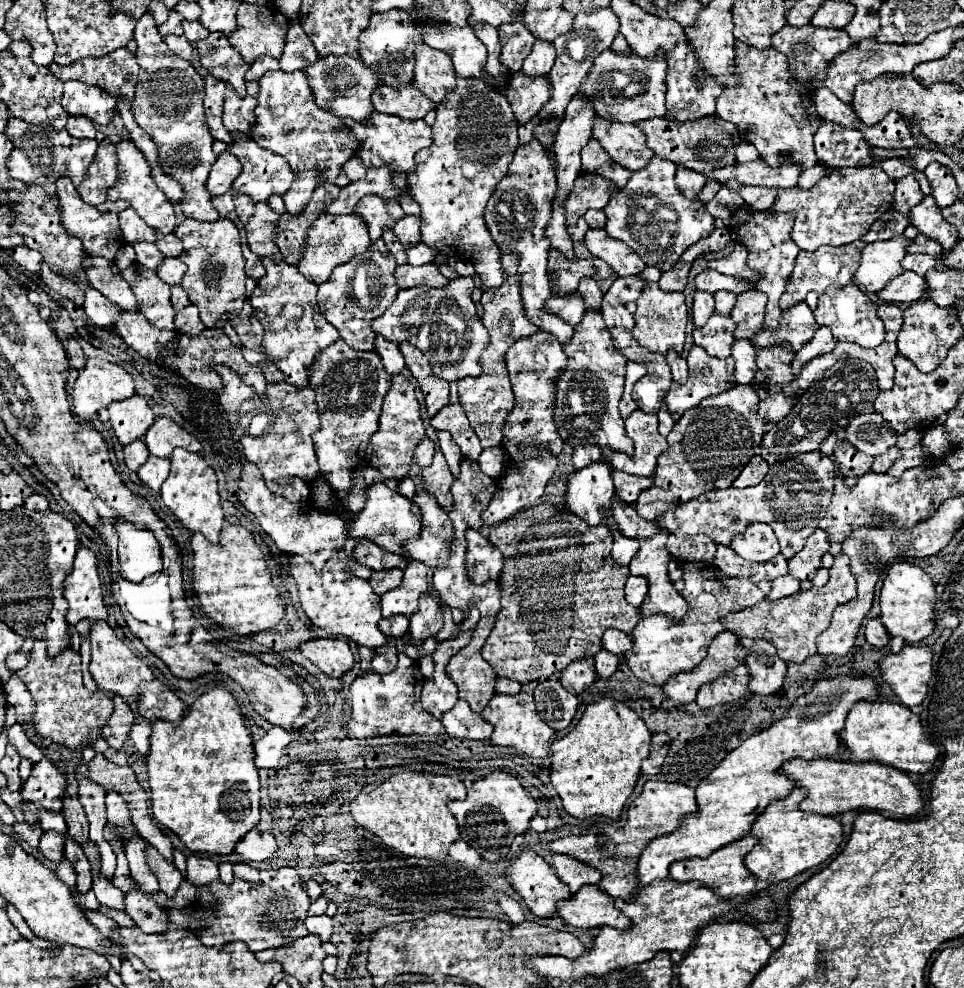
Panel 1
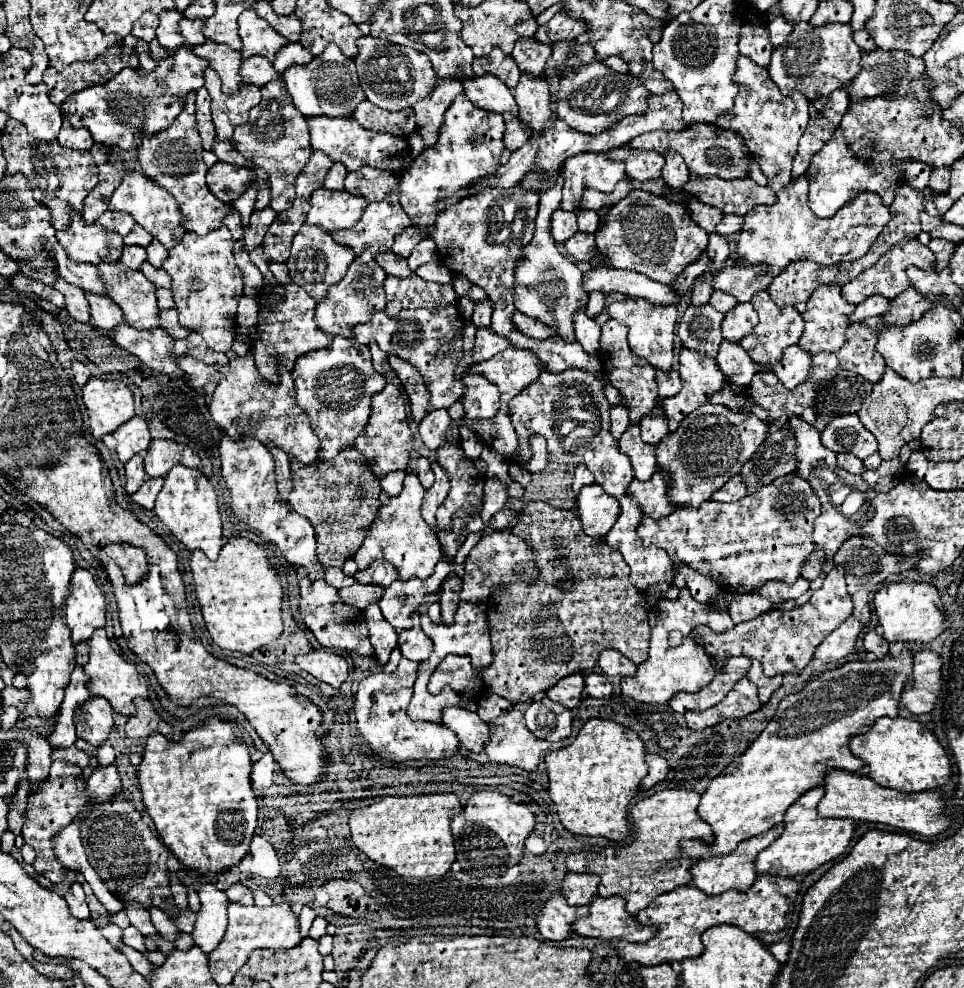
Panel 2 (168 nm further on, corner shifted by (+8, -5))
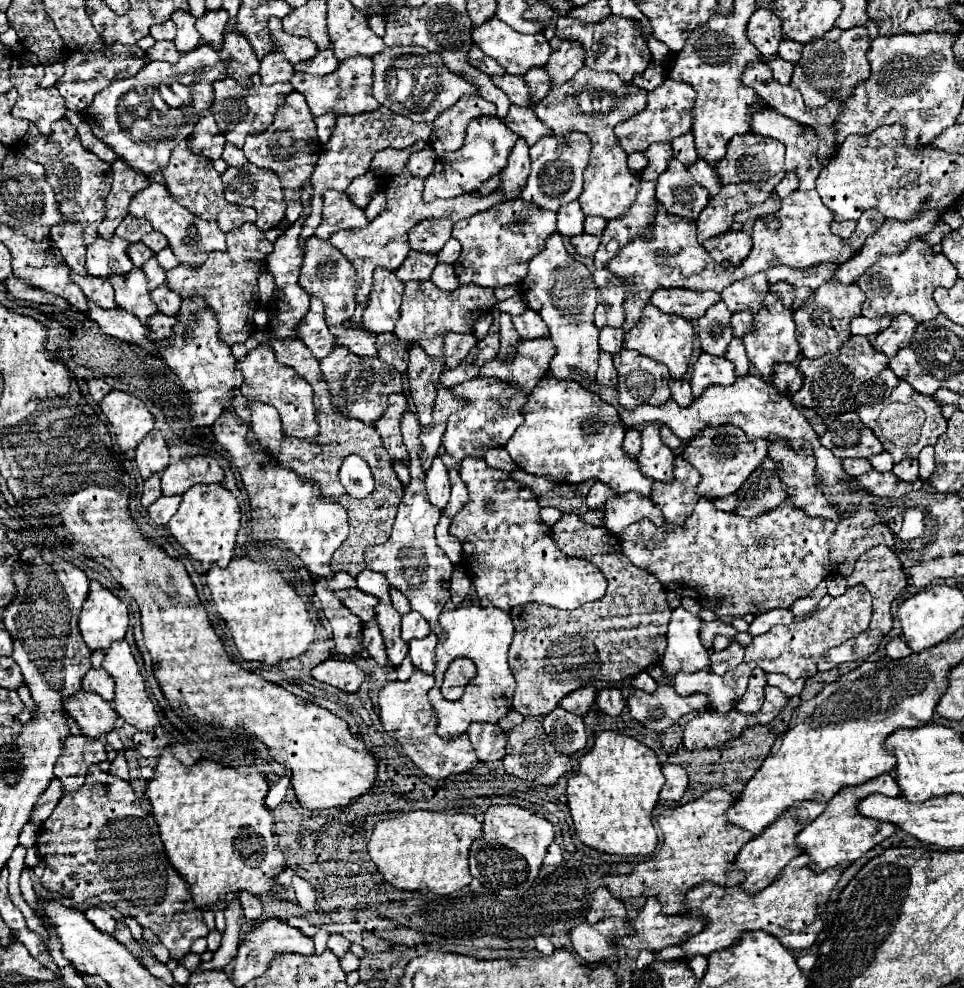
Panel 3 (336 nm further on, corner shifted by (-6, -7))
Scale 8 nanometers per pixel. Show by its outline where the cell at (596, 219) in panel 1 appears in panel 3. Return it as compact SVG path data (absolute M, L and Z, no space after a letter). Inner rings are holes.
M587 216L585 218L585 232L587 234L601 234L603 230L605 230L605 226L607 226L607 220L601 220L599 216L595 216L595 218L591 218L591 216Z

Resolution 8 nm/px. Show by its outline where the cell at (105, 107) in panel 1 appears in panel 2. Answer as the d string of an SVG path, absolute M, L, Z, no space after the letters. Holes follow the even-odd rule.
M182 46L167 60L161 60L155 72L149 76L151 96L131 96L129 92L125 92L133 87L133 81L136 82L140 77L148 75L140 74L137 69L128 67L111 79L117 82L117 91L107 92L105 96L101 96L99 86L89 86L69 96L63 102L63 118L67 118L73 128L87 128L95 142L101 142L107 146L121 146L123 150L135 148L139 146L141 138L169 128L169 124L181 112L181 98L187 92L199 90L203 86L205 68L207 68L205 60L197 58L193 50L187 50Z

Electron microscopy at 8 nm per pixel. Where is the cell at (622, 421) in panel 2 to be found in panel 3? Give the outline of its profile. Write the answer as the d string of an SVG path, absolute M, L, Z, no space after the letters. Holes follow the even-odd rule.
M627 430L625 442L623 442L623 450L631 458L637 458L639 456L639 452L641 452L641 434L637 430Z

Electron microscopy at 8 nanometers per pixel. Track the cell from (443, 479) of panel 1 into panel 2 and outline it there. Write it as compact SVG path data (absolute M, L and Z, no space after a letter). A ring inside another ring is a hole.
M437 462L431 464L431 470L435 472L435 482L433 486L425 492L425 498L423 498L423 518L425 522L435 528L435 512L437 508L441 506L441 502L447 498L447 492L449 492L449 478L445 476L445 472L441 470L441 466Z

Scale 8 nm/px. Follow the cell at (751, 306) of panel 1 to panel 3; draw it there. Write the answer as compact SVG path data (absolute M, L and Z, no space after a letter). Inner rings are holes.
M735 312L731 316L731 328L733 328L733 334L737 338L743 338L749 330L751 330L751 322L753 320L753 314L751 312Z

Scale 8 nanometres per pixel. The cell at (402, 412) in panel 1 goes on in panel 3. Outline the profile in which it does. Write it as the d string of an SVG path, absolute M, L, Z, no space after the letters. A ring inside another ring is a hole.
M391 394L389 406L387 406L385 414L379 418L379 422L375 422L375 428L381 434L383 446L387 448L391 460L399 460L399 462L407 464L409 456L407 456L407 448L403 446L401 430L399 430L405 408L407 408L407 398L403 394Z

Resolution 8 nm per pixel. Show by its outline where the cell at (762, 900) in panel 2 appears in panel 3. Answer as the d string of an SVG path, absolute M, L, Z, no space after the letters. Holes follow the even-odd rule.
M807 854L797 856L771 886L767 886L755 894L747 894L741 886L725 888L725 886L719 886L713 882L695 886L691 892L687 892L687 898L685 898L687 906L691 908L689 916L705 916L709 922L701 934L697 934L691 940L687 940L685 944L681 944L685 954L687 956L695 956L695 954L709 956L717 950L735 946L737 940L741 940L743 932L757 932L757 930L777 936L787 946L791 946L789 942L793 936L795 952L811 948L815 944L819 932L825 928L825 924L823 924L823 926L817 926L817 930L809 930L815 924L815 912L819 912L819 908L827 906L829 896L841 878L843 868L841 866L829 868L829 870L817 874L817 872L811 872L807 868L807 864L809 864Z

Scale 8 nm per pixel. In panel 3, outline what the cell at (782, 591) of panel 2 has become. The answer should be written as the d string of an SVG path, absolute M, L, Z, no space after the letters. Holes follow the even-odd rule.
M821 582L807 598L801 598L801 600L797 600L795 602L795 606L791 608L791 612L795 614L795 616L805 616L807 612L811 612L819 602L821 602L821 598L827 594L827 586L825 586L825 582Z

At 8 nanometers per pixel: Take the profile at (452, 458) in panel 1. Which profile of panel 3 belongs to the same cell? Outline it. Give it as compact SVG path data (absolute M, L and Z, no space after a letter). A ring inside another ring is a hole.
M467 456L467 460L461 462L459 472L461 472L461 480L465 482L469 490L469 502L459 514L451 518L449 532L463 546L463 568L473 578L481 606L493 604L495 608L511 610L527 602L543 602L561 610L575 610L587 602L593 602L605 596L607 580L601 574L601 570L595 568L589 560L569 558L557 548L555 540L551 538L551 528L543 524L541 520L541 514L539 514L541 506L537 498L531 494L531 488L511 482L513 480L511 474L489 468L485 460L471 458L471 456Z

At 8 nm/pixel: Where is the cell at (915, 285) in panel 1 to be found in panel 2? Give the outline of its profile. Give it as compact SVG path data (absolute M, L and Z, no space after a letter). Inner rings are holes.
M873 296L873 298L867 298L865 302L857 304L855 312L849 316L851 322L863 322L871 316L883 316L885 312L889 312L889 306L891 302L887 298L881 298L881 296Z

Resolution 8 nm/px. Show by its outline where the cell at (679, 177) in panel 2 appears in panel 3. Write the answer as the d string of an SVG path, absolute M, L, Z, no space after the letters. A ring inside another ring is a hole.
M691 132L687 136L679 136L671 142L673 150L675 150L675 158L685 164L685 166L691 166L695 160L697 160L697 150L695 150L695 140L691 136Z

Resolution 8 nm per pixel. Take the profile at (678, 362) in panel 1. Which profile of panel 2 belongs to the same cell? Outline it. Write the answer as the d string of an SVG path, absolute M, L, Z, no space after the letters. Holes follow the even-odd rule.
M657 370L657 382L659 382L659 396L667 398L667 396L675 396L681 390L681 378L677 370L665 372L665 370Z

